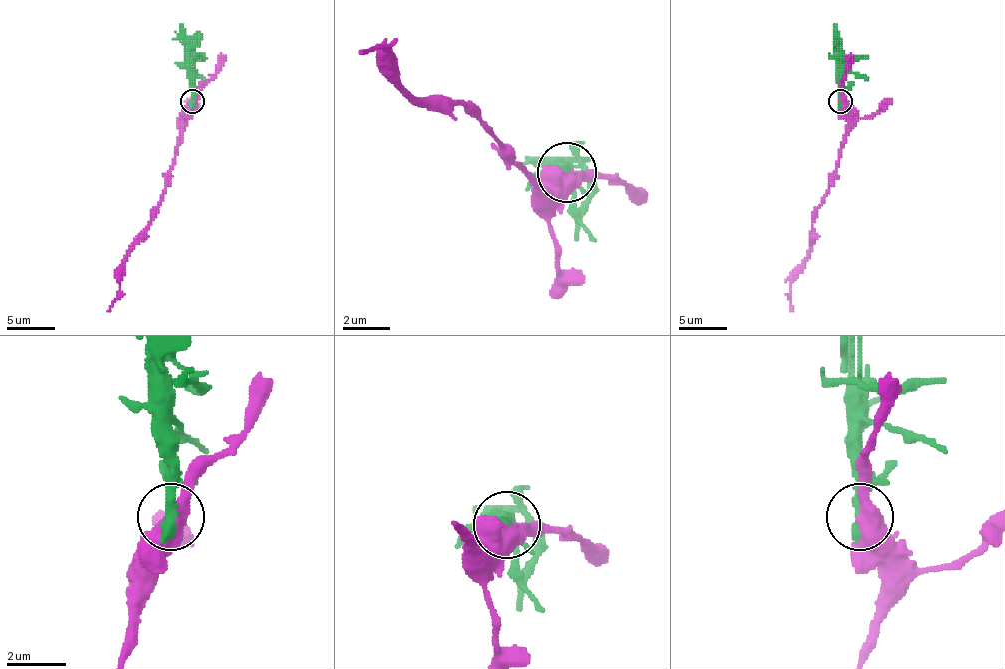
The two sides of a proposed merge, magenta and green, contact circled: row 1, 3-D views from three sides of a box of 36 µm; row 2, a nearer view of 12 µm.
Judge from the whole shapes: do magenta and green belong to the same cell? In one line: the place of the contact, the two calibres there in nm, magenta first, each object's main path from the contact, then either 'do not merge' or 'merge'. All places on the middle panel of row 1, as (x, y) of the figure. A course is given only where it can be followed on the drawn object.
at (566, 172); 550 nm thick on the magenta side, 500 nm on the other; magenta runs (565, 173), (547, 191), (458, 102), (422, 102), (387, 49), (357, 55); green runs (565, 173), (577, 162), (589, 209), (577, 239); do not merge

